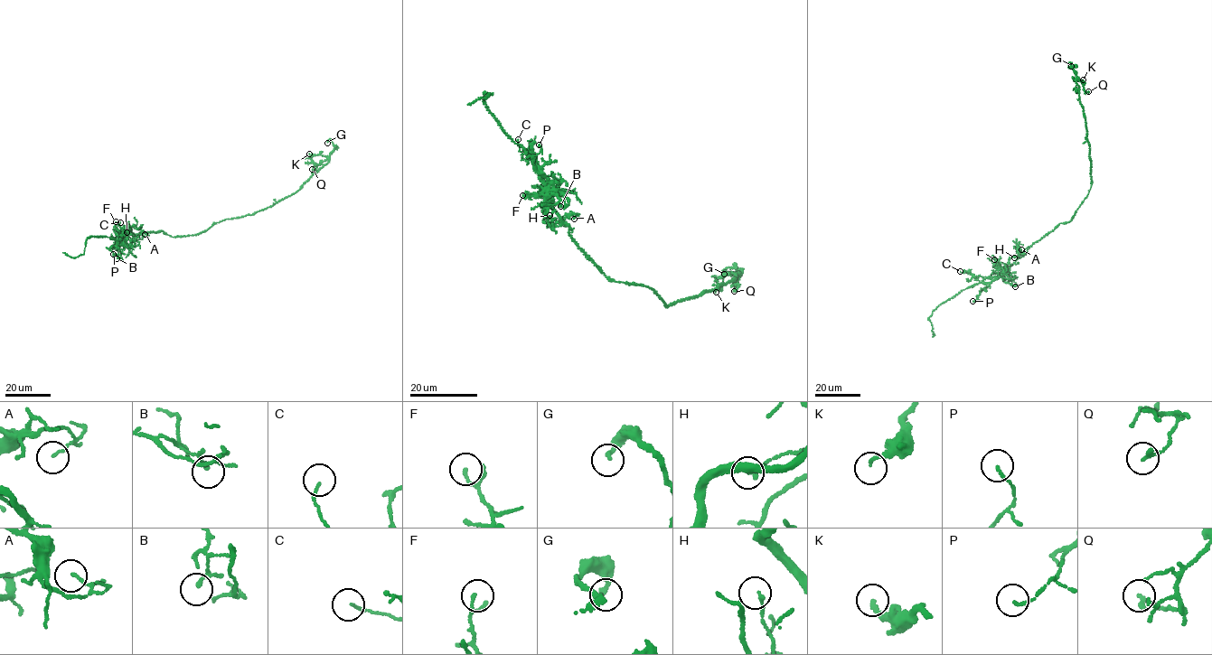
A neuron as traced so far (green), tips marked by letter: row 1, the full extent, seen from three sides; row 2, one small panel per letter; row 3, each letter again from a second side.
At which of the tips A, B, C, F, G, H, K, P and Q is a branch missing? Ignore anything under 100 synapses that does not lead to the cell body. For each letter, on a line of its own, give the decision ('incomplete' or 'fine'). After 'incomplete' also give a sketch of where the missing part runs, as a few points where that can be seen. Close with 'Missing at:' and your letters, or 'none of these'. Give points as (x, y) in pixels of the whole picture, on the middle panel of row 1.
A: fine
B: fine
C: fine
F: fine
G: fine
H: fine
K: fine
P: fine
Q: fine
Missing at: none of these

